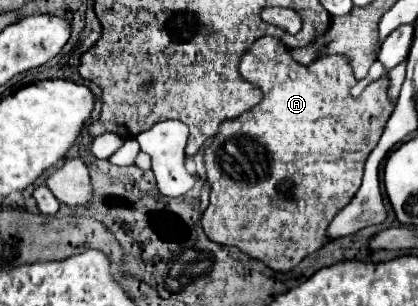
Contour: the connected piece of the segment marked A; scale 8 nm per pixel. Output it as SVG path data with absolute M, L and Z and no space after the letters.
M264 36L248 48L240 62L240 74L262 88L264 100L242 116L224 122L206 148L210 204L202 216L202 230L212 242L238 246L244 254L262 260L272 270L290 272L330 240L326 234L328 224L358 192L364 162L372 150L368 144L378 142L386 120L394 112L394 102L388 96L390 78L374 80L354 98L350 90L358 80L352 76L346 56L318 56L312 64L304 66L274 36Z

